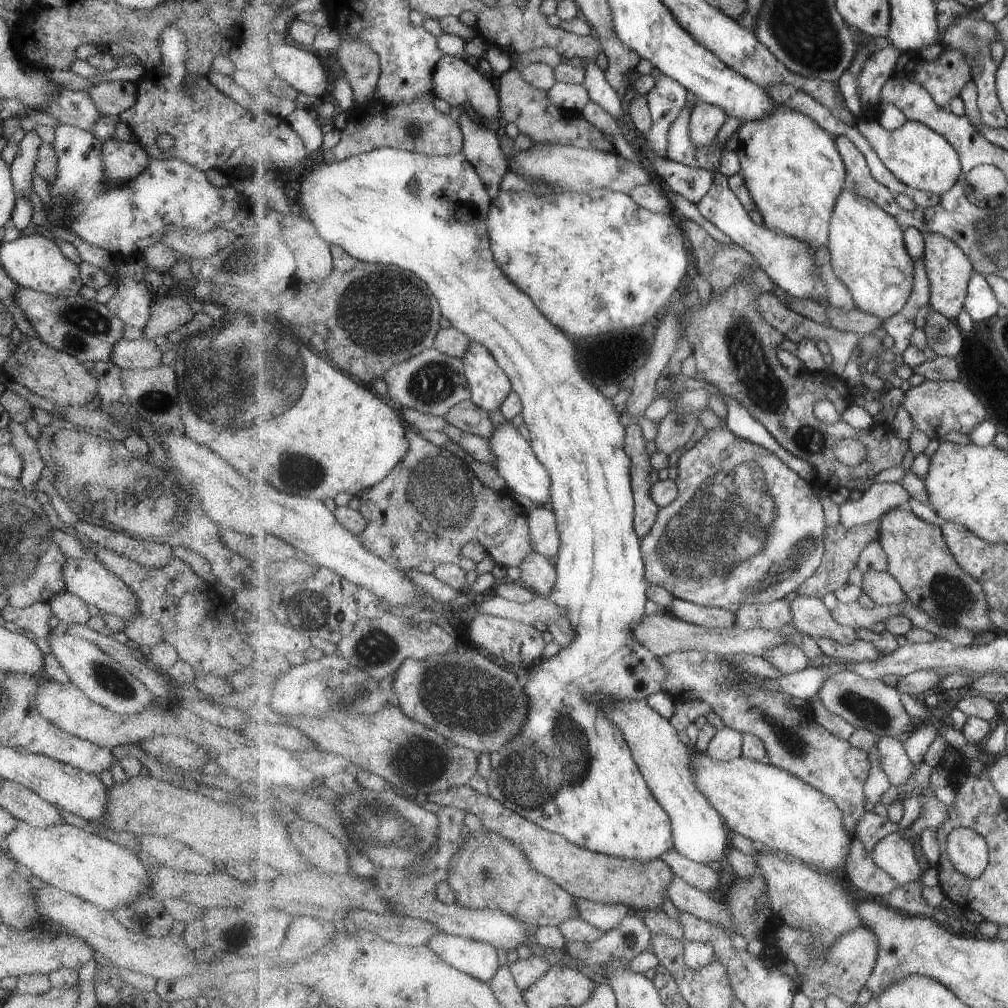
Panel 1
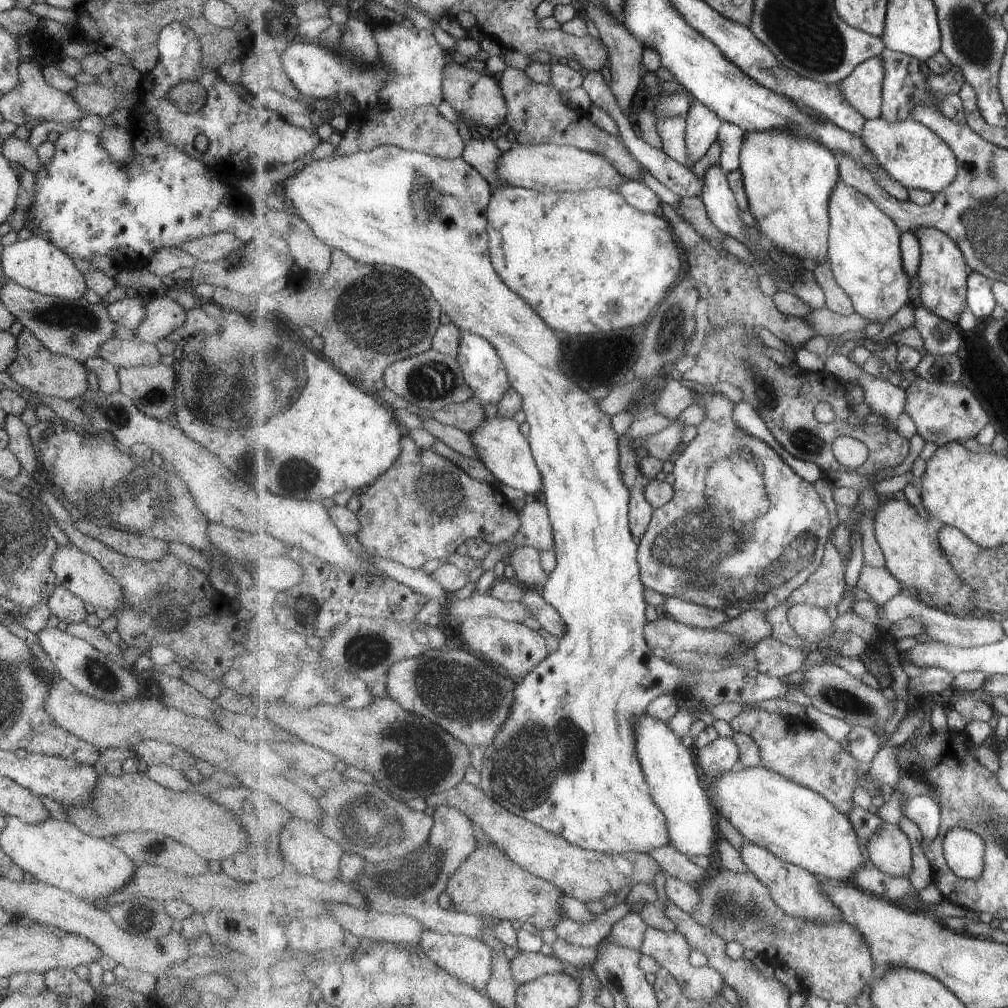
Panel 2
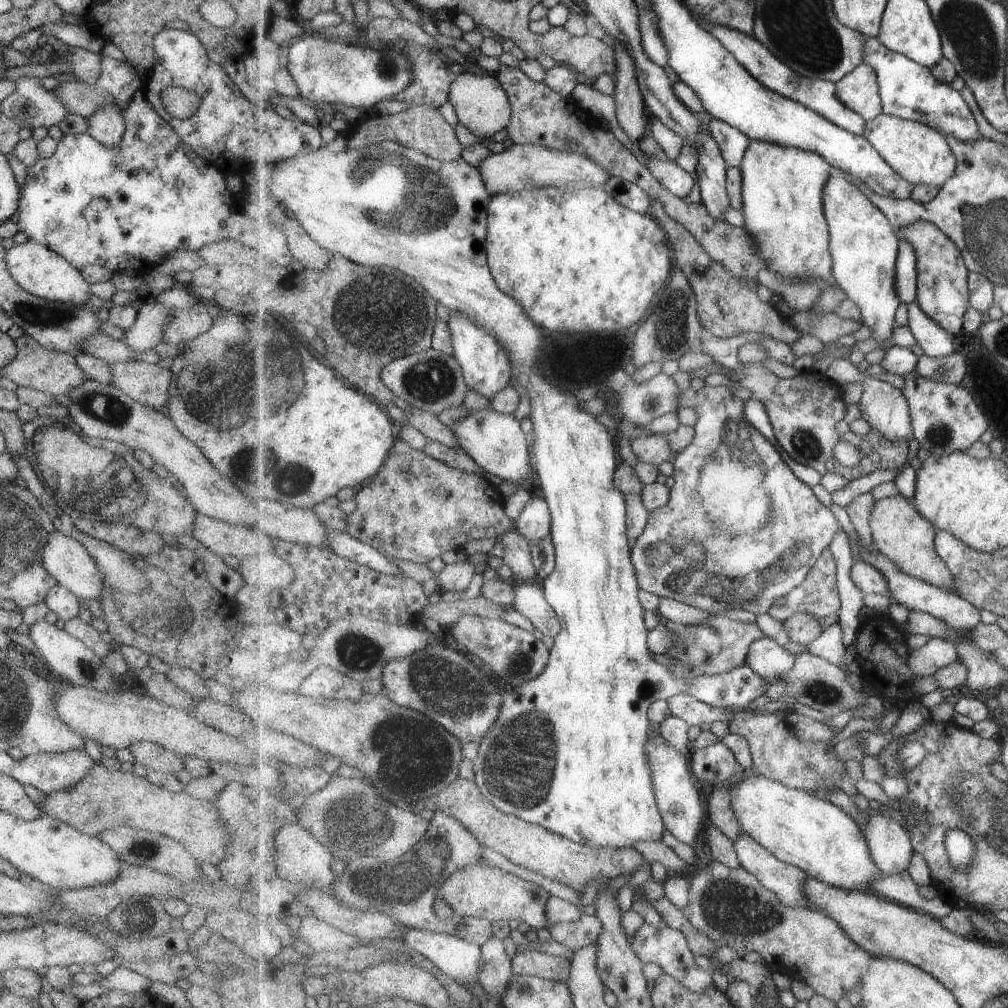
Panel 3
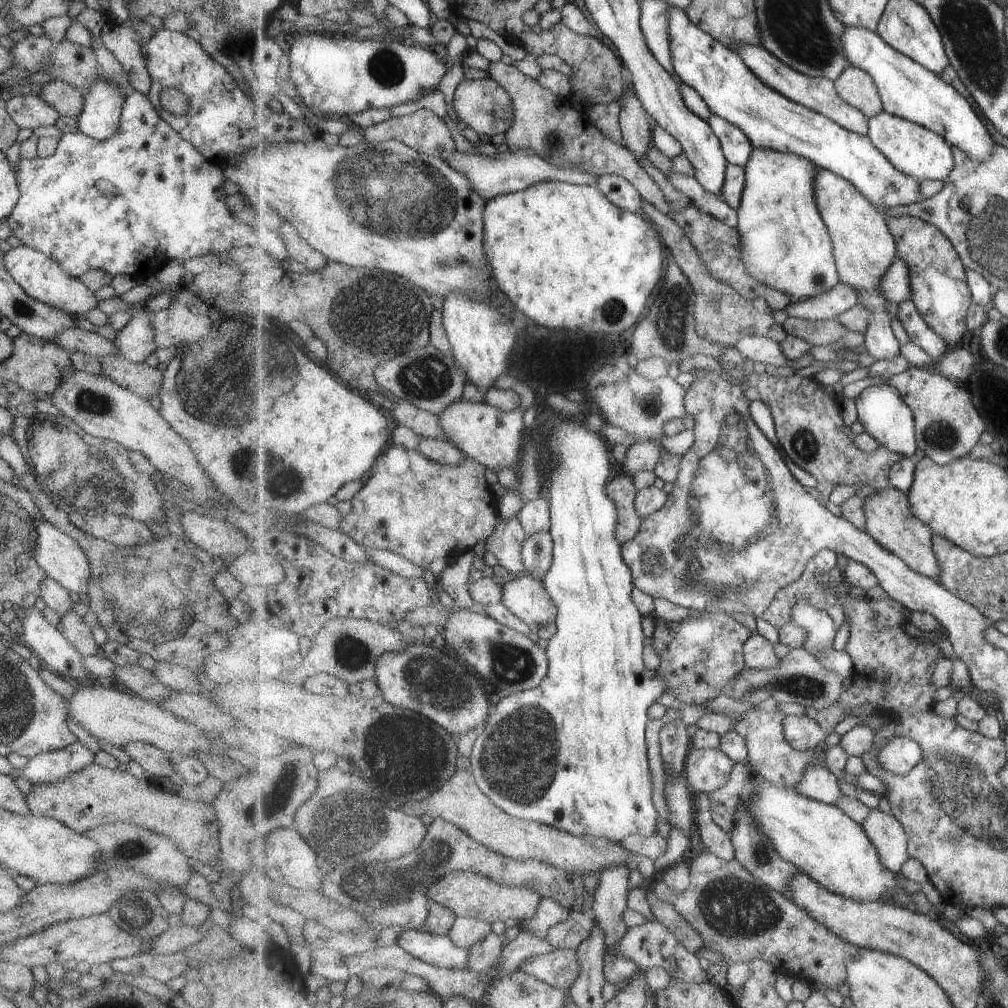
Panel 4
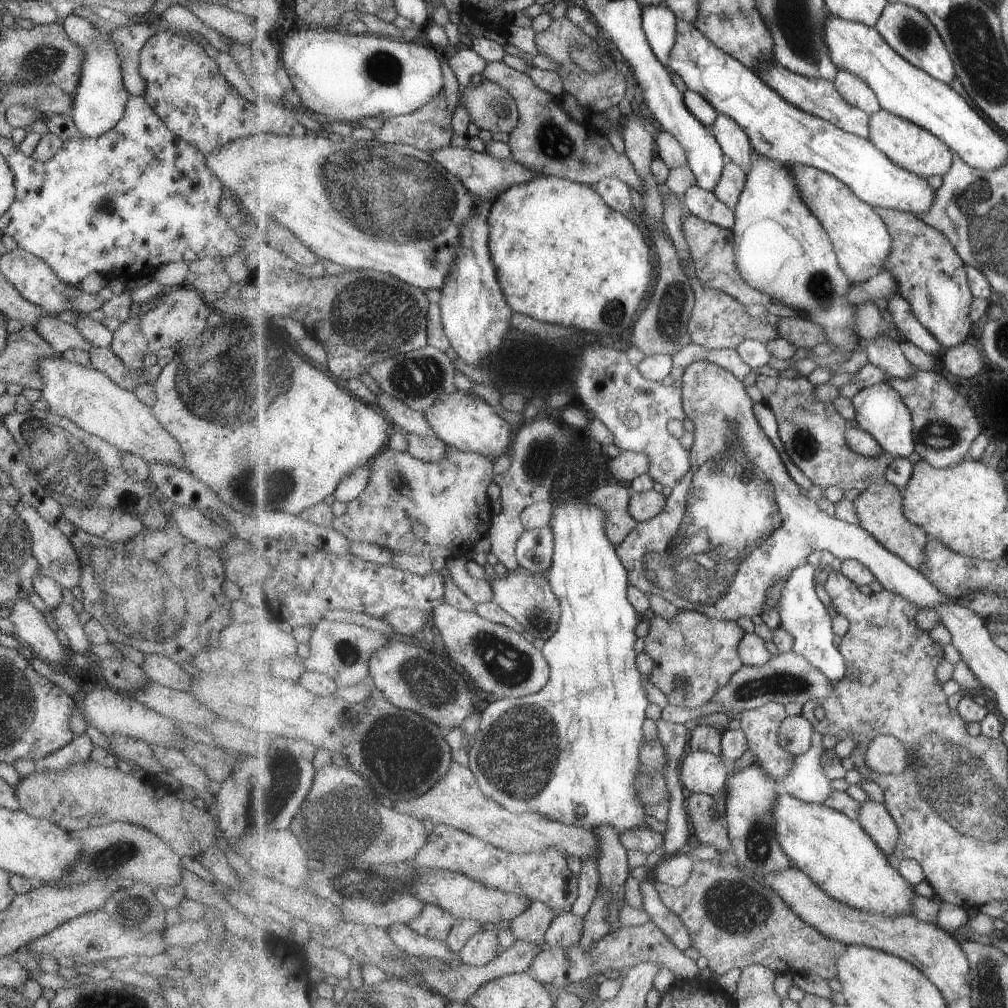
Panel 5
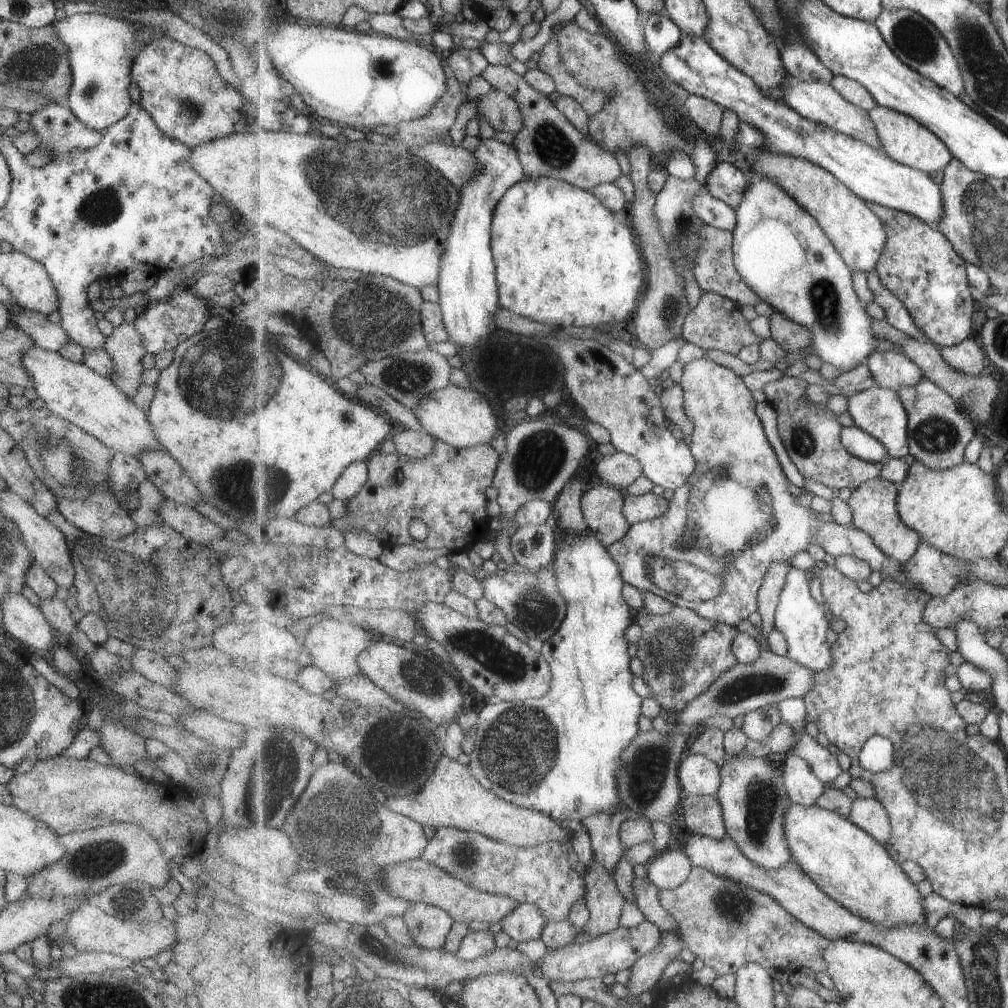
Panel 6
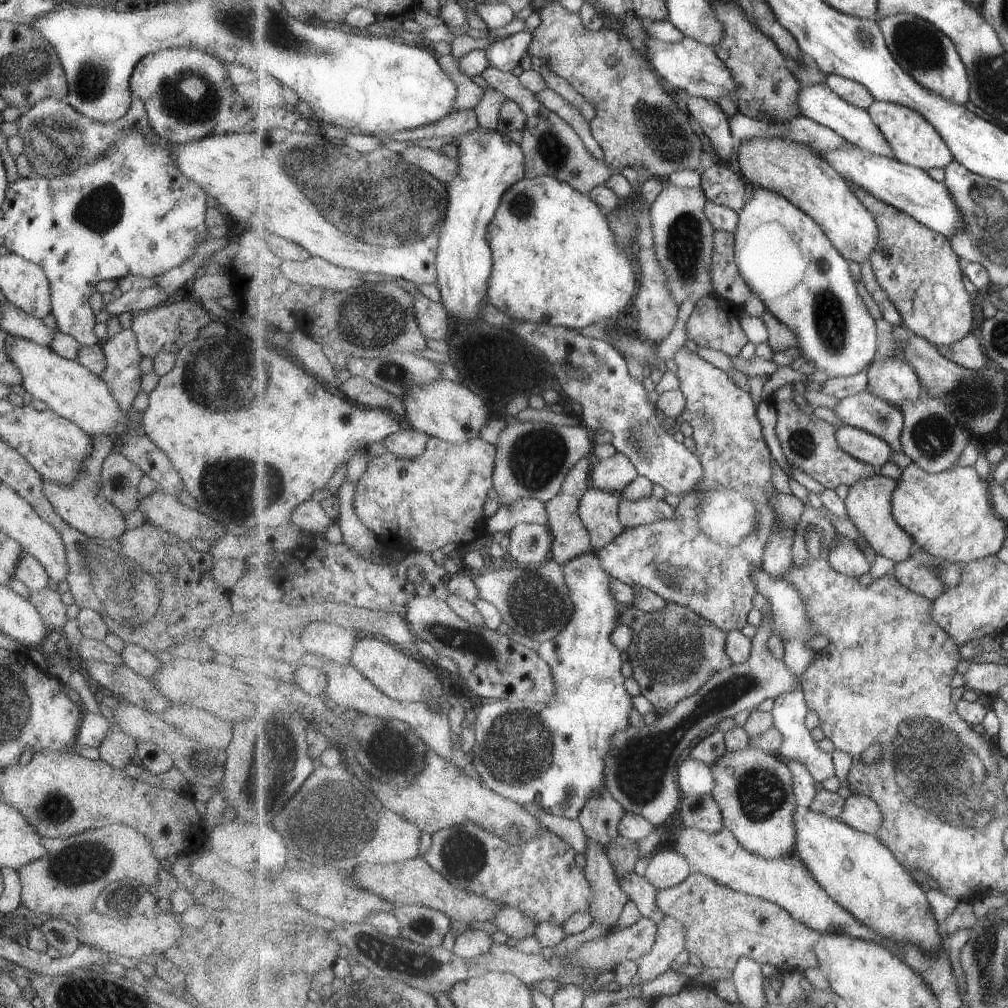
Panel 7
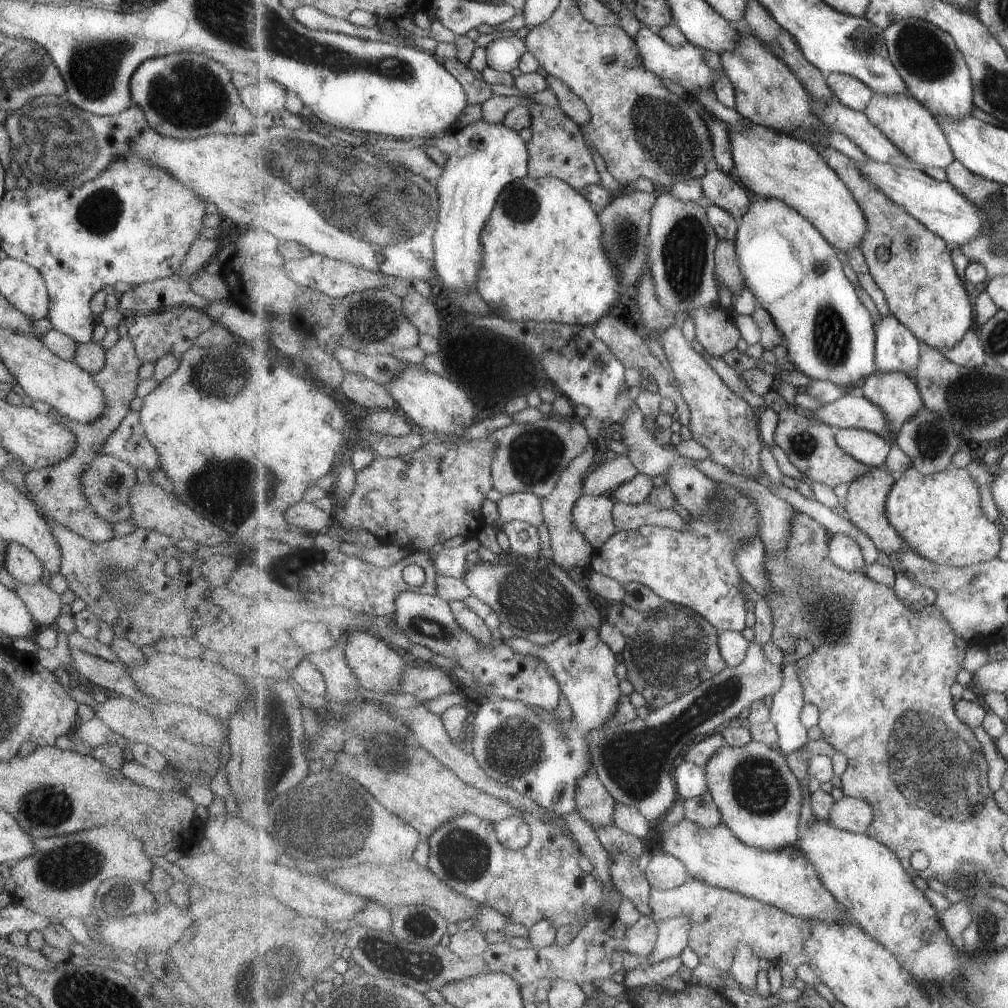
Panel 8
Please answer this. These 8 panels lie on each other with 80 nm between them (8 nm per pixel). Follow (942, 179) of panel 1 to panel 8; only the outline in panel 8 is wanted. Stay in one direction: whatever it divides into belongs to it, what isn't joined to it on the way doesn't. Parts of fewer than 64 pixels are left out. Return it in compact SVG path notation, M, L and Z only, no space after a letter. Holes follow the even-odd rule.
M874 93L870 104L864 110L869 120L879 127L914 163L923 167L935 166L946 169L956 161L950 139L942 124L922 102L903 94Z

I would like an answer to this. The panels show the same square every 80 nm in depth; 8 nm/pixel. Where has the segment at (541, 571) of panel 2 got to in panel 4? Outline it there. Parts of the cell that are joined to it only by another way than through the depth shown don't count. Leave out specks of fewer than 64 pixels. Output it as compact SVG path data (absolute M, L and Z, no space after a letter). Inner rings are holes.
M516 515L499 521L497 529L485 543L490 544L491 552L501 566L519 575L527 573L522 557L523 543L527 537L527 531Z

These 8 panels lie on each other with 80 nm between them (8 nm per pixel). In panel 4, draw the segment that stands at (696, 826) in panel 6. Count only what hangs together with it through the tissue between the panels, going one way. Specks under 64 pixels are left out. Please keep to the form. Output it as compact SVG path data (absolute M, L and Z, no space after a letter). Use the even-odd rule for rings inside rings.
M695 793L696 822L705 848L719 858L730 861L736 858L732 836L721 828L712 817L711 797L707 793Z

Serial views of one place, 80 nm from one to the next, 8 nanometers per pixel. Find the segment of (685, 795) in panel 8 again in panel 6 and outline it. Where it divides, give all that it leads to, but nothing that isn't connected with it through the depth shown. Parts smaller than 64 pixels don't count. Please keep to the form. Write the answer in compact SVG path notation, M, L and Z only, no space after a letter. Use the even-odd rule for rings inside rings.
M701 754L689 755L681 764L679 778L685 795L713 795L722 786L722 765Z

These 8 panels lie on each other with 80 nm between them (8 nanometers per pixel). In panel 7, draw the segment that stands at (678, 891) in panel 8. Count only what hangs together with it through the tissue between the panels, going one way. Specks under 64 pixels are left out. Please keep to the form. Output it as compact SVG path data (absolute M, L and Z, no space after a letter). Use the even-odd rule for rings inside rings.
M692 872L682 884L669 889L659 889L657 904L661 910L685 924L686 946L708 968L730 971L741 958L772 965L781 972L803 972L807 968L821 968L815 944L821 940L819 933L799 921L794 921L779 904L732 890L719 884L707 874Z

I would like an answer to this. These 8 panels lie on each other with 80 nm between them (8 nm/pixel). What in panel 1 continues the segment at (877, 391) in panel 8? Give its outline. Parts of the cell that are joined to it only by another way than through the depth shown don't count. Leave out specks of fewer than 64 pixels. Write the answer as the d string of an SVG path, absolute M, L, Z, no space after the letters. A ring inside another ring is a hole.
M847 188L837 199L830 222L832 265L847 284L856 307L879 318L892 318L905 308L915 288L916 262L907 250L905 231L898 219L870 198Z

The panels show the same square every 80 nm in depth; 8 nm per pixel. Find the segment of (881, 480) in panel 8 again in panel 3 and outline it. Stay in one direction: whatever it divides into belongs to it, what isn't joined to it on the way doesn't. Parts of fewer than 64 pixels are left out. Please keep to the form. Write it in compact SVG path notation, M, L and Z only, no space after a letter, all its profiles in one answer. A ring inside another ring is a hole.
M901 494L877 501L872 510L870 523L874 532L875 548L892 558L902 571L943 587L950 593L957 593L954 590L954 576L938 553L935 544L935 525L917 510L913 501Z

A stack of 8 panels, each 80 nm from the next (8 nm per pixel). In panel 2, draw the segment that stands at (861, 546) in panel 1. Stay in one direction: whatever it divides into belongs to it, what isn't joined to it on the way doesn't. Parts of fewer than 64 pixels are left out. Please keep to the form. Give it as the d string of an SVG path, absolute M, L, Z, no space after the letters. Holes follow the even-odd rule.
M831 540L826 544L822 565L788 598L788 610L799 603L822 609L836 605L843 600L846 584L843 581L846 563L850 554L844 557L837 552Z

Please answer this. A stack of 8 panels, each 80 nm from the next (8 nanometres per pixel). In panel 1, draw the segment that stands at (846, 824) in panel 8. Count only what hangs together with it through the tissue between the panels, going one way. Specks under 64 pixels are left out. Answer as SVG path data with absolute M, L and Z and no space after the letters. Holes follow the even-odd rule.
M897 831L882 838L872 850L873 860L901 885L919 879L923 871L912 843Z

